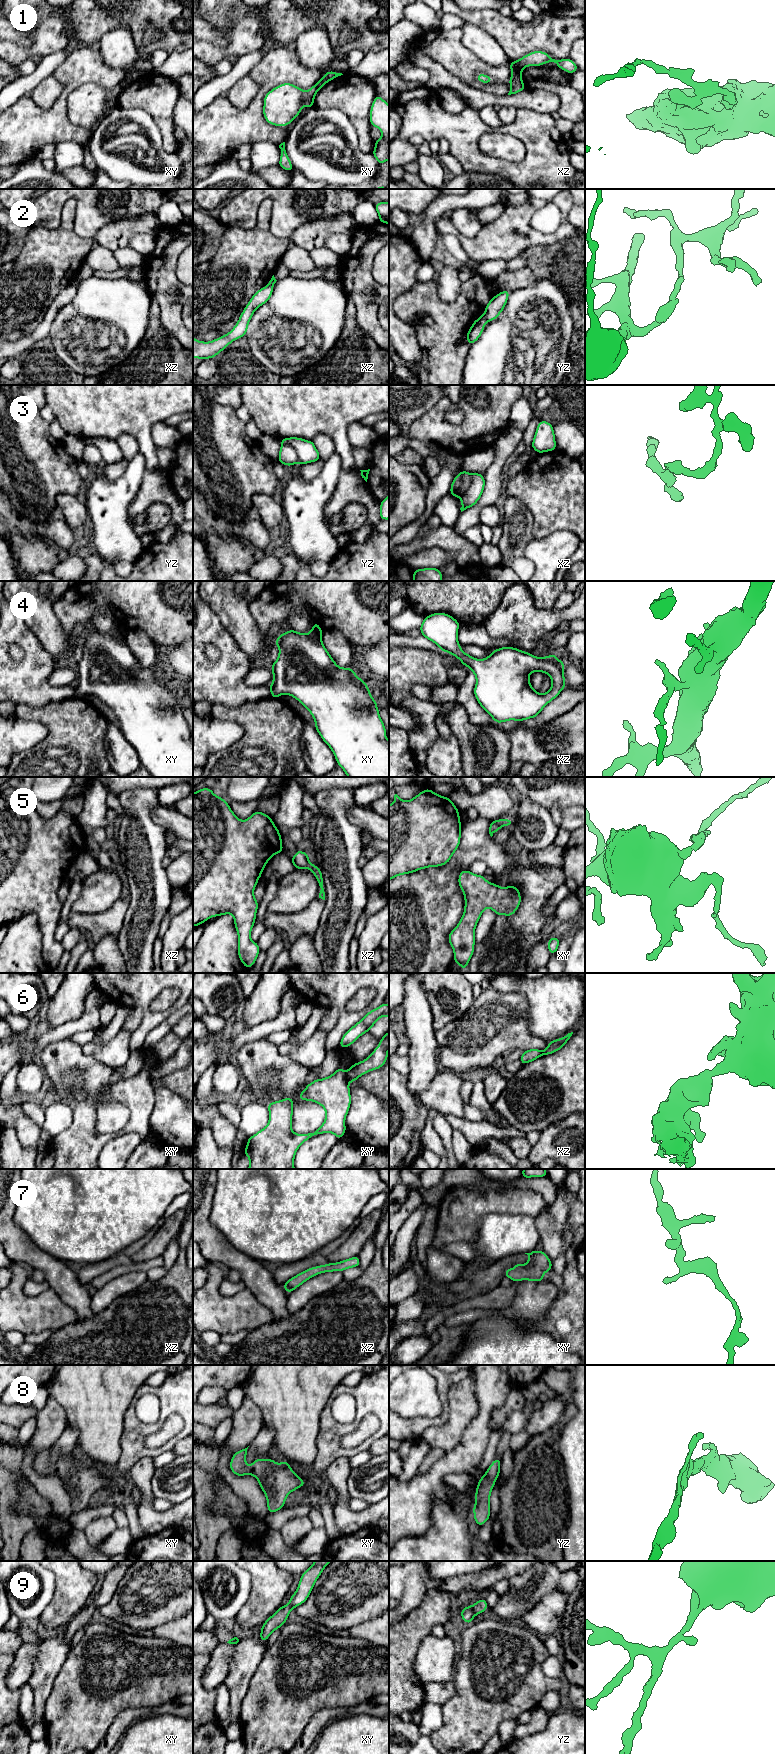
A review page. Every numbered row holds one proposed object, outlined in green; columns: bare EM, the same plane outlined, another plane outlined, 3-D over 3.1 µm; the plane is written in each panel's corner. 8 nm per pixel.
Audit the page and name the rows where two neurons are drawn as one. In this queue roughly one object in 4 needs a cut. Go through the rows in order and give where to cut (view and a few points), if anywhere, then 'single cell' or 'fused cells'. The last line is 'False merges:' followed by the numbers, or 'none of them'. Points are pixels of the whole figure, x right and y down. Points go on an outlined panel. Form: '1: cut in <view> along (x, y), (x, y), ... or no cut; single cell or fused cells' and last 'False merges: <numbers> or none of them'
1: cut in xz along (512, 74), (520, 77); fused cells
2: cut in yz along (483, 315), (488, 320); fused cells
3: cut in yz along (282, 444), (289, 444), (295, 450), (298, 462); fused cells
4: no cut; single cell
5: no cut; single cell
6: cut in xy along (345, 1072), (347, 1078); fused cells
7: no cut; single cell
8: no cut; single cell
9: no cut; single cell
False merges: 1, 2, 3, 6

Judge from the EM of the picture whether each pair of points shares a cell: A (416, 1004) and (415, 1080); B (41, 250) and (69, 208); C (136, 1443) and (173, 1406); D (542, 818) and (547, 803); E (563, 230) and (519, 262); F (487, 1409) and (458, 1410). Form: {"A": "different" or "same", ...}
{"A": "same", "B": "same", "C": "same", "D": "different", "E": "different", "F": "different"}

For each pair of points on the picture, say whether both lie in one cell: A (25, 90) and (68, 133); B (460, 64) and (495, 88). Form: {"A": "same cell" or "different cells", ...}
{"A": "different cells", "B": "same cell"}

